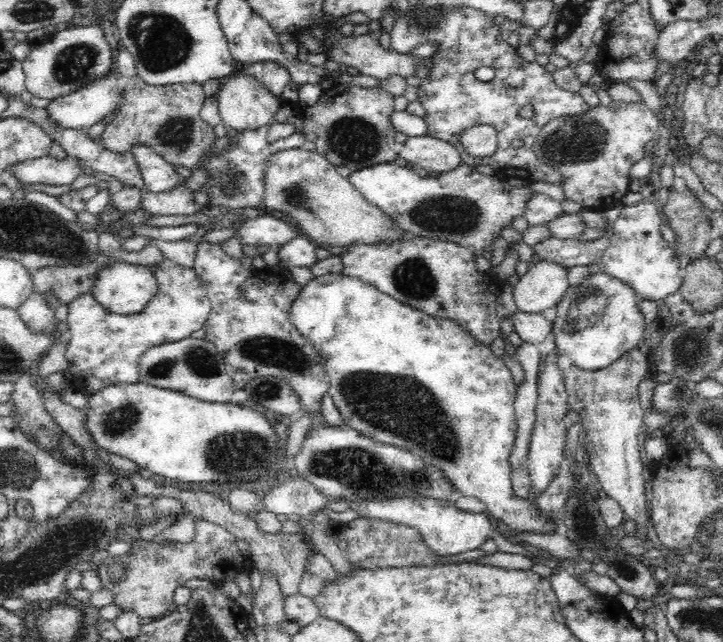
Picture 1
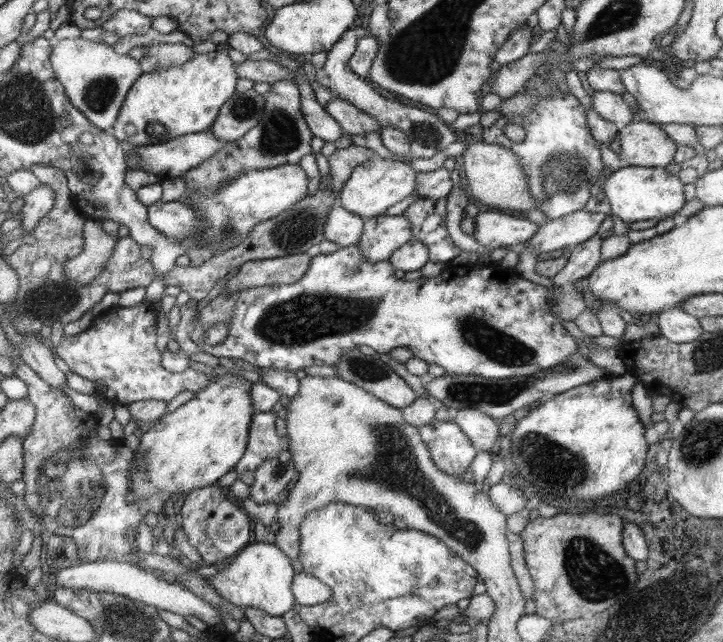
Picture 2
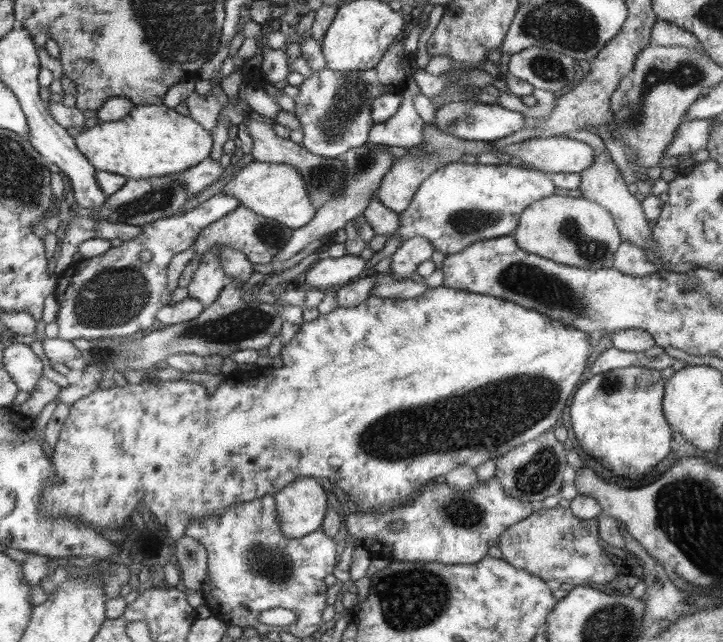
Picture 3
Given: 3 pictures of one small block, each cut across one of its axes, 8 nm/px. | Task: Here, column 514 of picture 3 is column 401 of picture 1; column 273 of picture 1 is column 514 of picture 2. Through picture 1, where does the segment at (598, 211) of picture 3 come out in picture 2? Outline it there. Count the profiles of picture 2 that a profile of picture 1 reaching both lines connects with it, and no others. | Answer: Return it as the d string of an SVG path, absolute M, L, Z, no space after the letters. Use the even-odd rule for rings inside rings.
M484 141L468 142L468 148L462 154L464 173L467 176L467 192L474 200L484 203L495 210L519 210L526 214L535 208L535 201L531 198L528 174L520 166L520 160L507 147Z

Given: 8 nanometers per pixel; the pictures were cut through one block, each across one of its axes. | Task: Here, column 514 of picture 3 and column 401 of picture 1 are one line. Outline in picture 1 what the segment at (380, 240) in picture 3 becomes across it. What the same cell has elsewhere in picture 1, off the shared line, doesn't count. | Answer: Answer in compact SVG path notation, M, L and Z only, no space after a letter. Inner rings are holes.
M397 161L351 171L348 179L369 204L393 218L400 233L454 242L473 254L482 254L484 248L492 244L494 236L500 234L504 226L510 226L512 218L526 214L533 199L528 188L514 188L499 176L484 175L474 167L462 163L450 172L430 178L418 176L418 172Z

